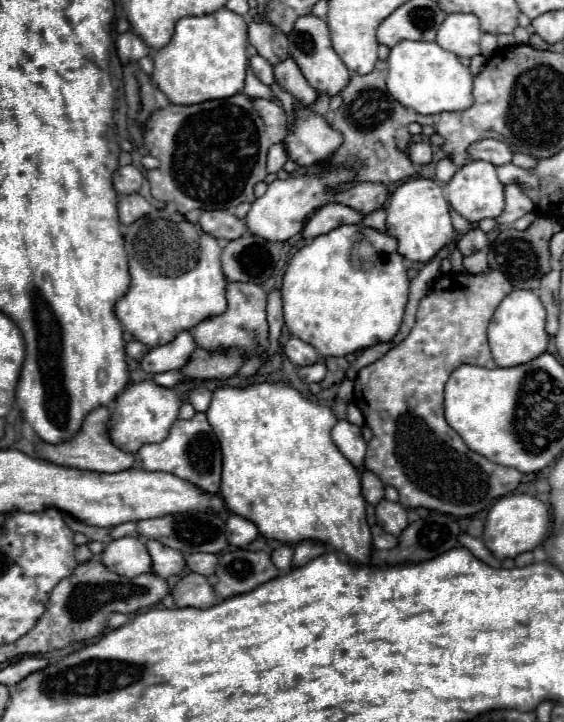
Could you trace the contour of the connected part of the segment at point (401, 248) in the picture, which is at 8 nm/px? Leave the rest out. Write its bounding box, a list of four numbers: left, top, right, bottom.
[386,179,452,263]

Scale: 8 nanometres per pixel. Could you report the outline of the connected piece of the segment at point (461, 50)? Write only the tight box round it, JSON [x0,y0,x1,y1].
[436,13,482,57]

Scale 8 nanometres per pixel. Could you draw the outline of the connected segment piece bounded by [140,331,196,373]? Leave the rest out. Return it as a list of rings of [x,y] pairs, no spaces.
[[[186,331],[186,333],[180,333],[174,341],[150,349],[146,357],[140,361],[140,365],[146,373],[178,371],[186,365],[194,349],[196,349],[196,343],[192,339],[192,333]]]

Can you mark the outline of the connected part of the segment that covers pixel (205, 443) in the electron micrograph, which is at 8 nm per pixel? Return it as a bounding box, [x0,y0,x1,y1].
[136,413,222,493]

